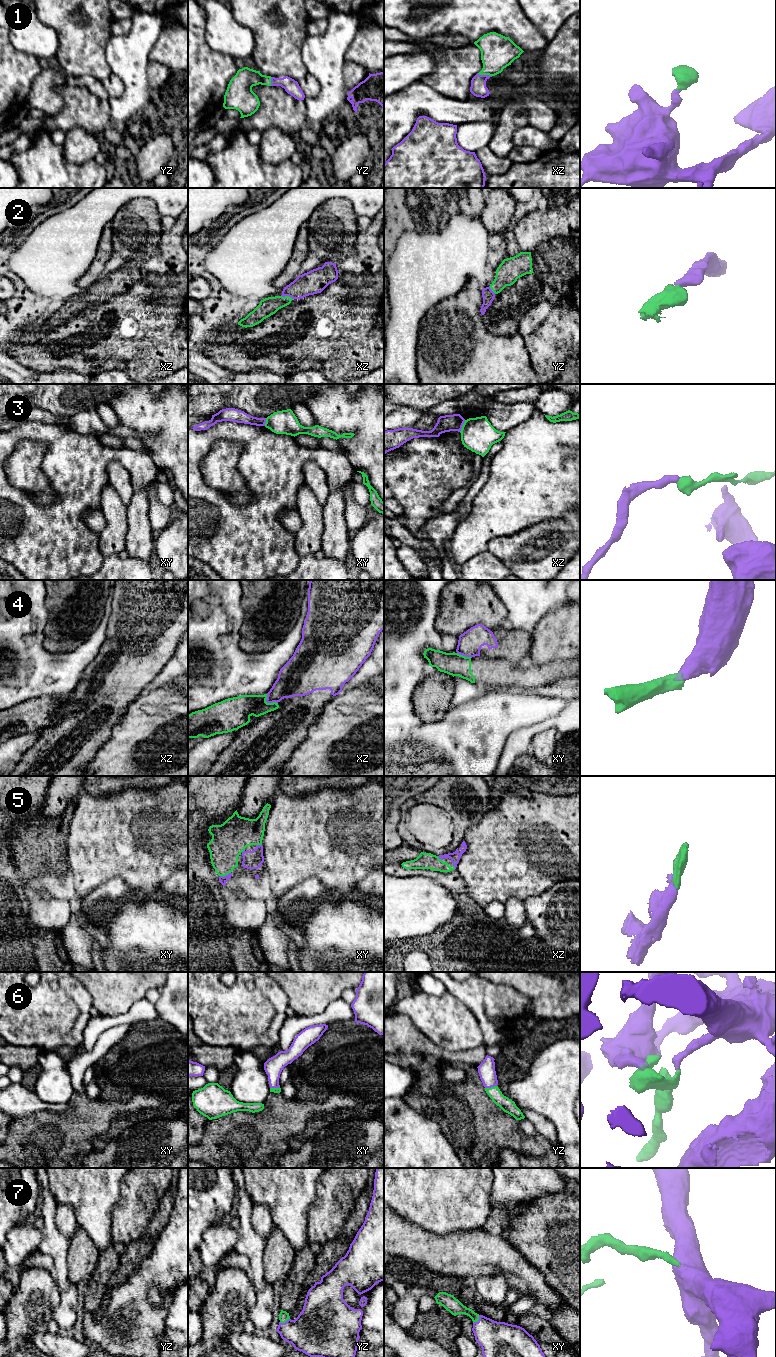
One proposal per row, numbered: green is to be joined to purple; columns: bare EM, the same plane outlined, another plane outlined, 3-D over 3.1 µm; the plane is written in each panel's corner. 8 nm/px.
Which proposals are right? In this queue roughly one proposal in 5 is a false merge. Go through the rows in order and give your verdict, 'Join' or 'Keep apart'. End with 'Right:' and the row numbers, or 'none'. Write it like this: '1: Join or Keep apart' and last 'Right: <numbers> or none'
1: Join
2: Join
3: Join
4: Keep apart
5: Join
6: Join
7: Join
Right: 1, 2, 3, 5, 6, 7

